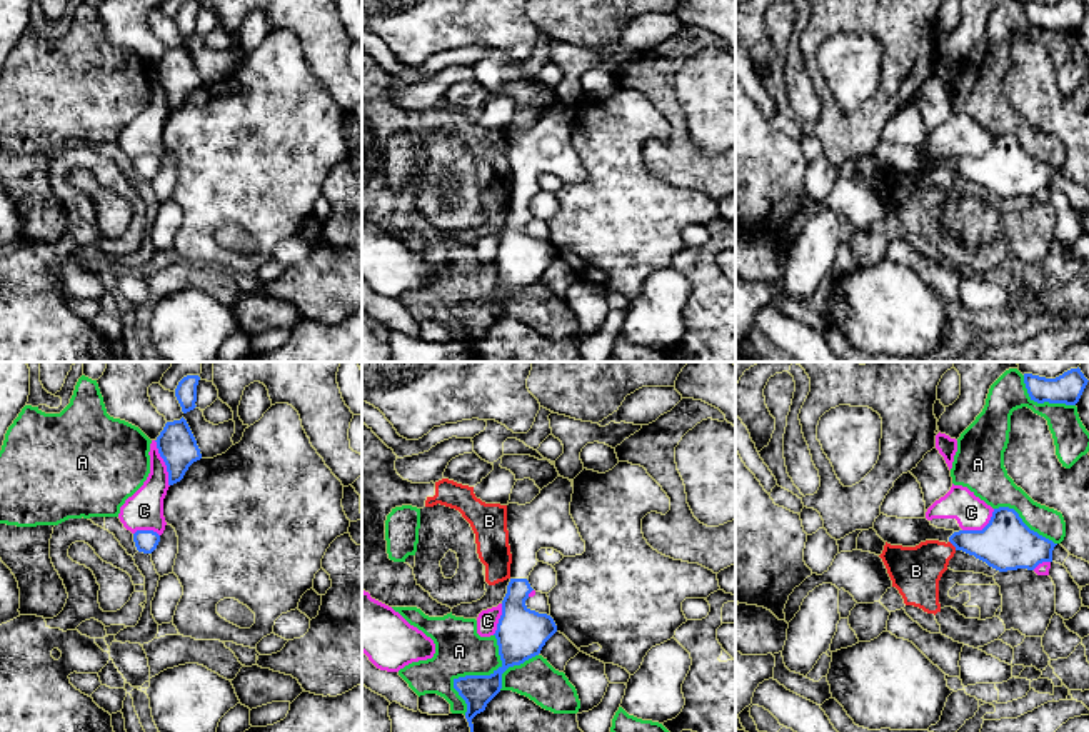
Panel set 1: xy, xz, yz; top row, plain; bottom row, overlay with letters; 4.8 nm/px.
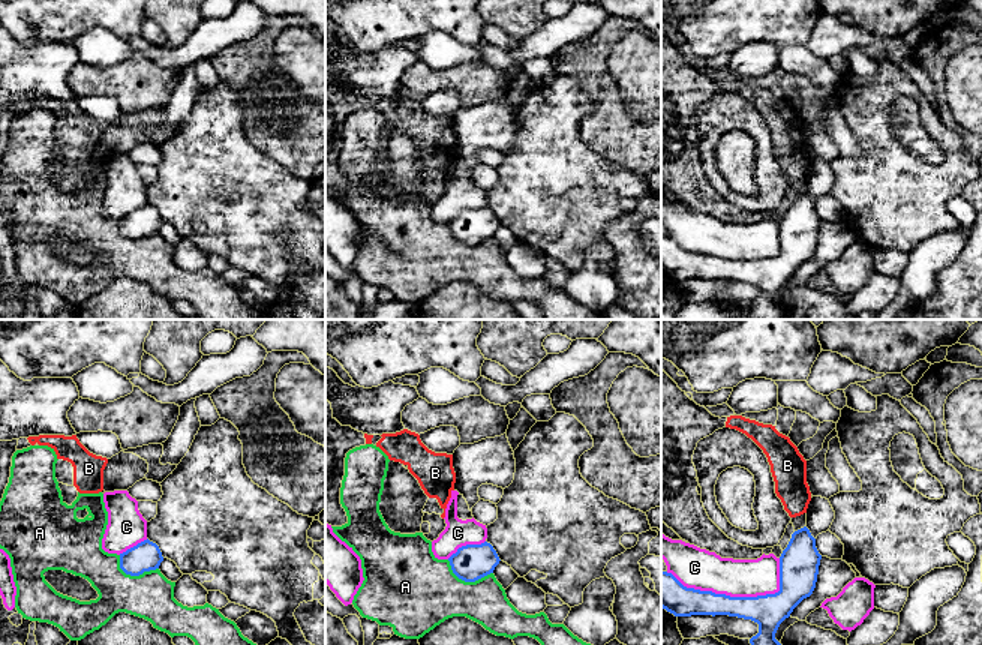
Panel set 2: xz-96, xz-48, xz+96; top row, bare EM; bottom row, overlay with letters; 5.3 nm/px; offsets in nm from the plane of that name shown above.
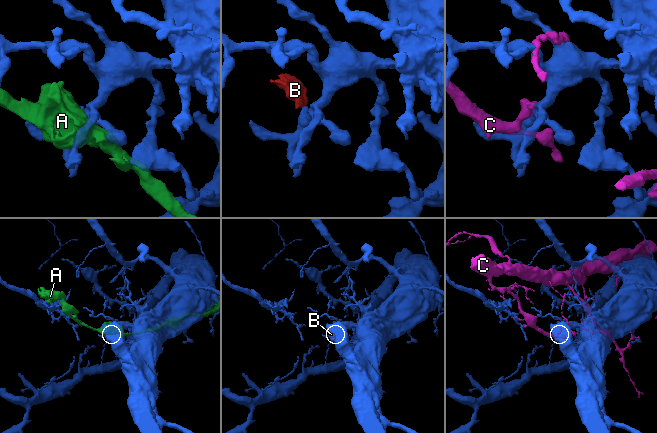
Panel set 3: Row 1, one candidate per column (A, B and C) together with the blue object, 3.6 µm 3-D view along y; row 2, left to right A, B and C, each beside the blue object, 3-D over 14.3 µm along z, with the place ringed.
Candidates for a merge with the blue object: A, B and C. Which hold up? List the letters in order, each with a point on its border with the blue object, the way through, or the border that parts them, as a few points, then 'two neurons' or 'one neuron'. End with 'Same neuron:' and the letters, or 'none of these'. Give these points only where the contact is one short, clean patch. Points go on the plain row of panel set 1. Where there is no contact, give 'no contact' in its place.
A: meets blue in xz at (476, 302); two neurons
B: meets blue in yz at (953, 170); border along yz (949, 167), (956, 175); two neurons
C: meets blue in xy at (165, 90); two neurons
Same neuron: none of these

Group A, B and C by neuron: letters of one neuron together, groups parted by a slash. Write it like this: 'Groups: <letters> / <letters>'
Groups: A / B / C

